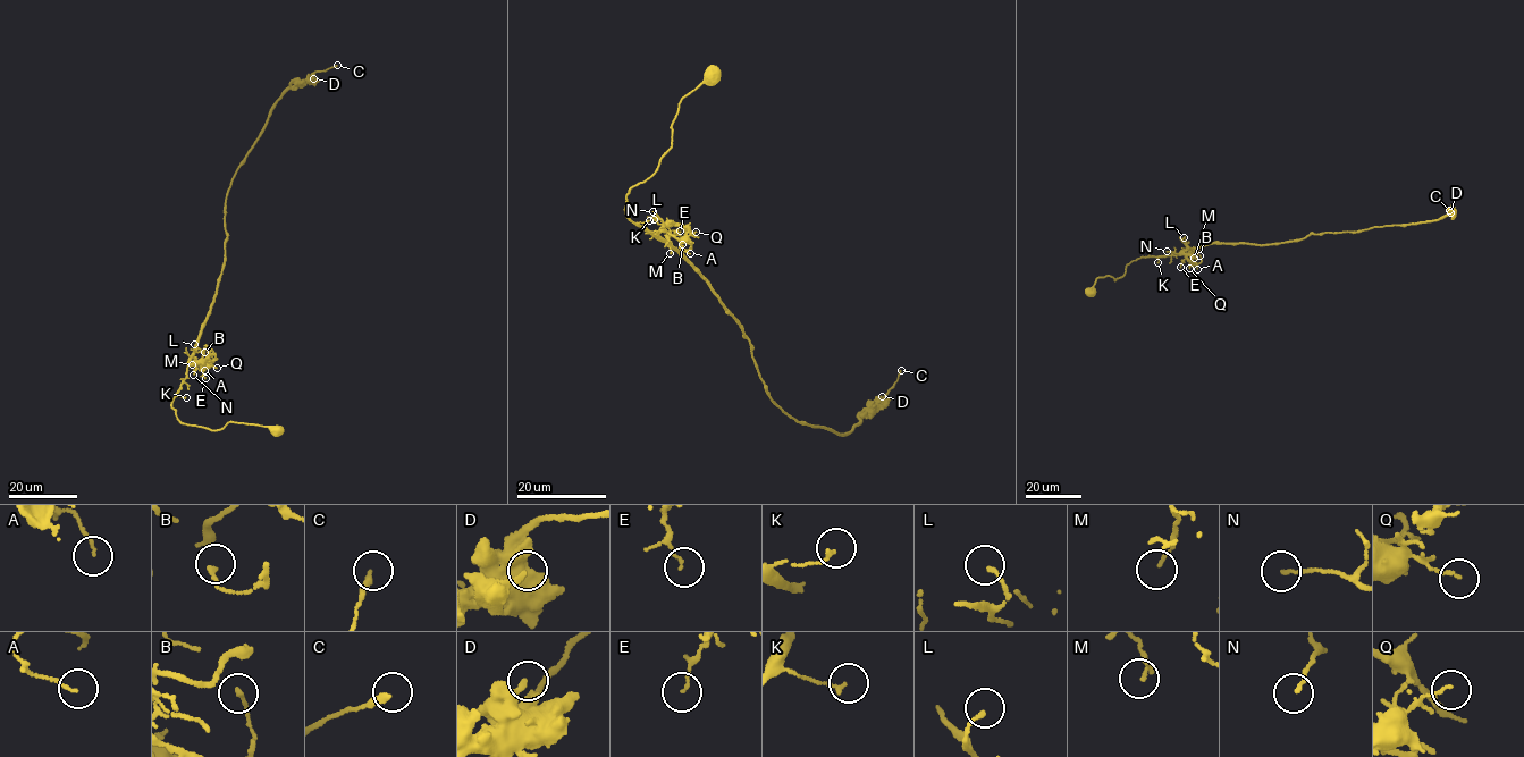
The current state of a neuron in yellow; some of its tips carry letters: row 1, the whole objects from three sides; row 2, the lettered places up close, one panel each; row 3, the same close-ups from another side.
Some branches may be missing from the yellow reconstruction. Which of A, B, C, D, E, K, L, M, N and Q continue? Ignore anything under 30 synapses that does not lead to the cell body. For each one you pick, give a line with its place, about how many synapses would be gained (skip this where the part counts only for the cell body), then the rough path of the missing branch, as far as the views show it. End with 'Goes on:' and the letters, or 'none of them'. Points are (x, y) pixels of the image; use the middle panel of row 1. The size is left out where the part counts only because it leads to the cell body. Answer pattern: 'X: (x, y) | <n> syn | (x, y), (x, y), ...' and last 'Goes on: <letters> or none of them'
Goes on: none of them

